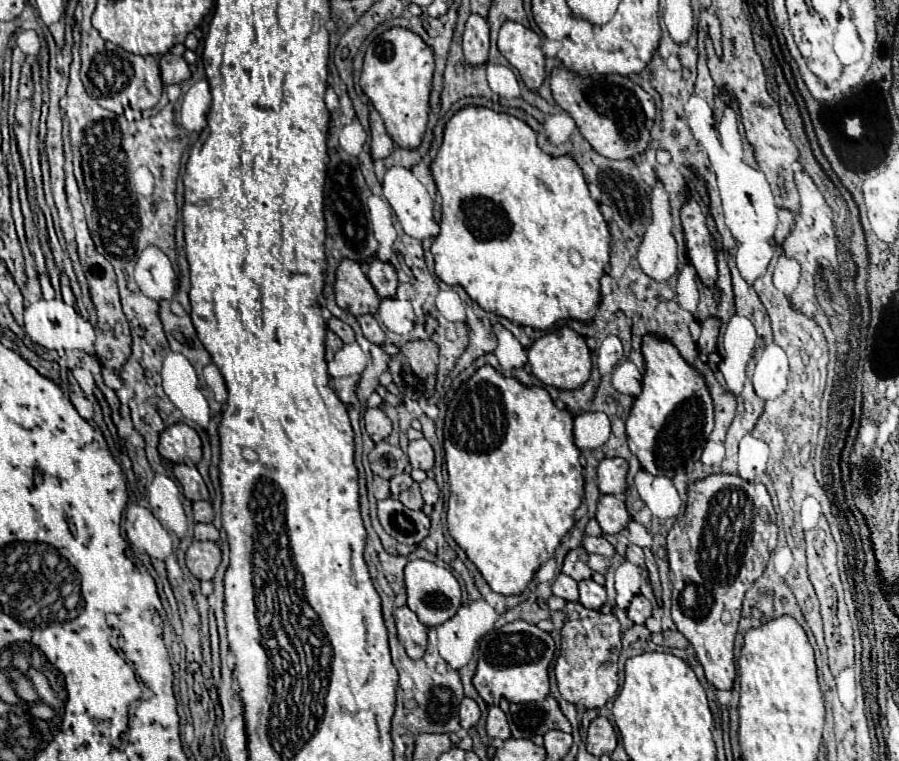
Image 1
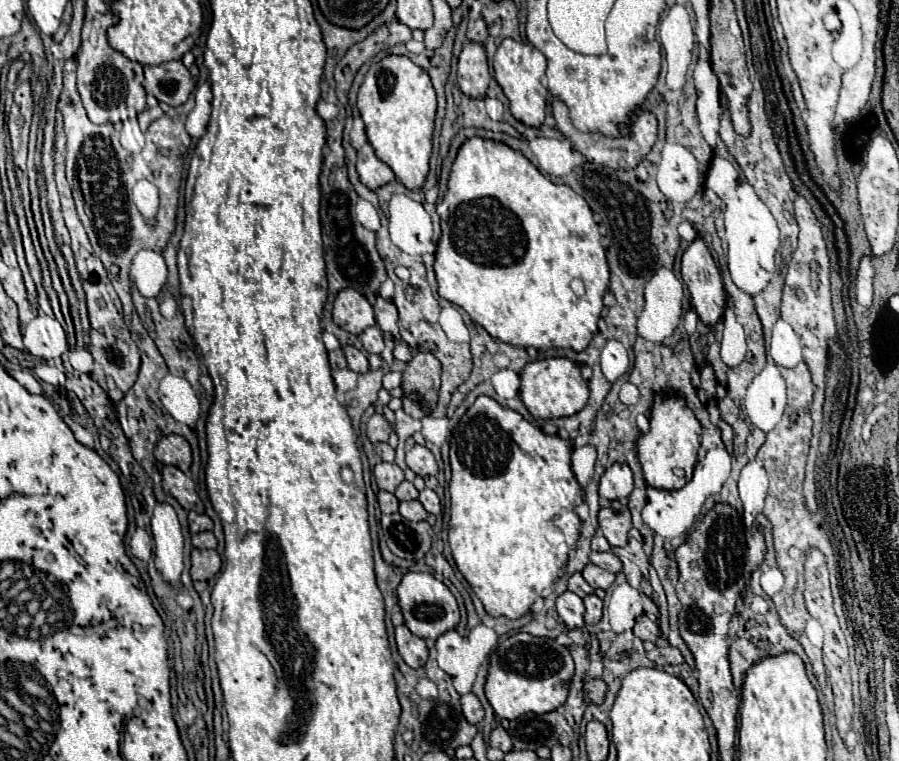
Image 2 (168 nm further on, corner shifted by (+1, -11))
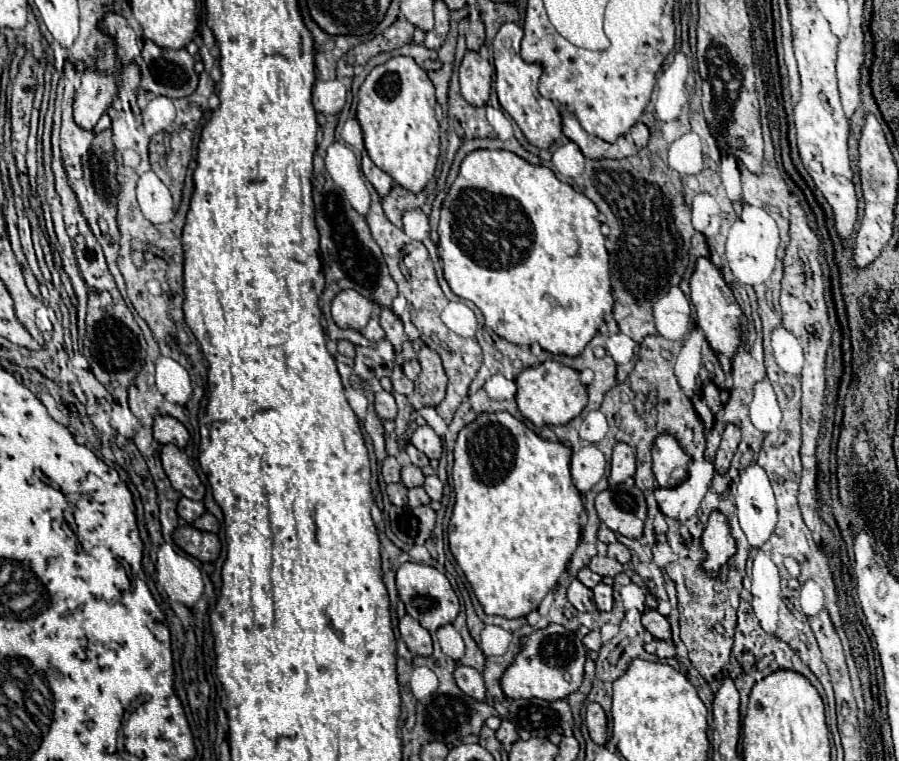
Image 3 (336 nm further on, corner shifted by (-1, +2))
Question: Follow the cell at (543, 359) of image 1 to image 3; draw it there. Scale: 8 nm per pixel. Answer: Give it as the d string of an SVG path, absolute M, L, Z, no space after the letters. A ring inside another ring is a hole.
M548 359L540 365L526 367L516 377L516 403L518 409L526 419L530 419L534 425L564 425L576 415L582 413L582 409L588 403L586 385L580 381L580 373L568 365L562 365L560 361Z

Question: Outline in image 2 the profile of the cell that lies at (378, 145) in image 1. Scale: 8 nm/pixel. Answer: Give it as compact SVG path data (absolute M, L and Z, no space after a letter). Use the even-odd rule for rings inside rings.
M364 144L364 146L358 150L356 170L358 170L360 182L362 182L366 188L374 190L374 192L394 180L392 170L390 170L384 162L380 162L380 160L376 158L376 154L374 154L374 150L372 150L370 144Z

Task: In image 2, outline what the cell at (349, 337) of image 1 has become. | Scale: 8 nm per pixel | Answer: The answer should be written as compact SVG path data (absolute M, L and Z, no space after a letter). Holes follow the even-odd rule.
M344 346L344 354L346 354L346 360L348 360L348 368L350 368L352 372L364 374L364 372L370 370L366 356L364 356L360 350L356 350L354 346Z

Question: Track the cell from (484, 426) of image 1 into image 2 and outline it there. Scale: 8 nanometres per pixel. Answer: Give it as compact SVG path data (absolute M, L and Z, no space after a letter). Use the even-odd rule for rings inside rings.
M478 396L476 402L472 404L472 408L464 414L464 418L458 422L456 430L452 432L452 440L450 440L452 480L448 486L450 498L452 498L452 508L450 508L450 524L448 524L448 542L450 542L452 556L454 556L454 562L460 570L460 574L466 578L466 582L470 584L474 594L480 598L480 602L484 604L484 610L494 618L506 616L510 620L516 620L516 618L524 616L530 610L530 606L536 602L536 598L540 598L542 592L556 582L560 568L568 560L570 550L574 550L574 544L578 540L578 528L580 528L580 518L576 514L576 506L582 504L582 488L578 486L578 482L572 474L570 454L572 454L572 444L568 440L562 440L558 436L546 436L538 426L532 426L530 422L526 422L518 412L502 408L496 400L492 400L488 396Z

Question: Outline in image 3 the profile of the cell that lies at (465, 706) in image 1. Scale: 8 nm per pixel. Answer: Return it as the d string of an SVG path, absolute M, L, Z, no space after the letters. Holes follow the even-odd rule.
M458 665L456 671L454 671L454 679L456 679L456 685L466 695L470 695L472 699L476 699L476 701L484 701L486 699L484 679L482 679L482 675L476 669L466 667L466 665Z

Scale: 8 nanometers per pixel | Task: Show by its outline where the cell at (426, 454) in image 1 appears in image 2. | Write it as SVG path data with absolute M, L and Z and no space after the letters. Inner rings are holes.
M416 444L410 452L406 452L406 464L422 478L434 476L438 472L438 464L434 460L434 454L426 446L420 446L420 444Z

